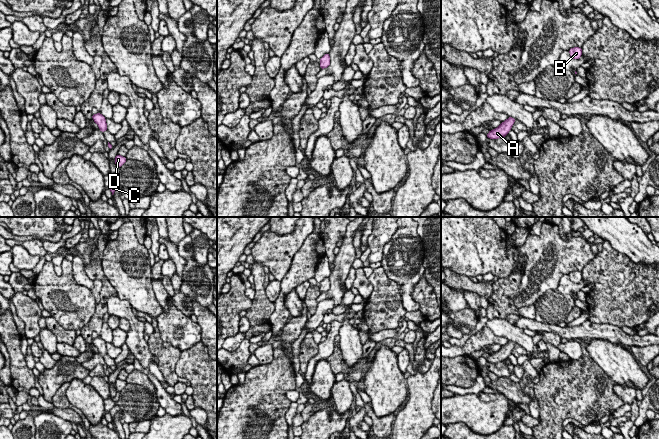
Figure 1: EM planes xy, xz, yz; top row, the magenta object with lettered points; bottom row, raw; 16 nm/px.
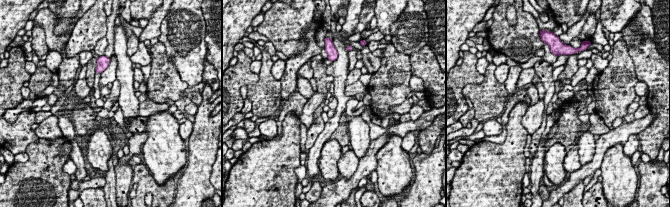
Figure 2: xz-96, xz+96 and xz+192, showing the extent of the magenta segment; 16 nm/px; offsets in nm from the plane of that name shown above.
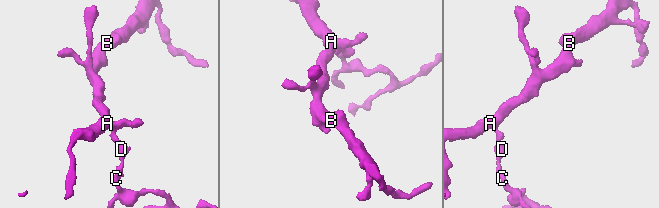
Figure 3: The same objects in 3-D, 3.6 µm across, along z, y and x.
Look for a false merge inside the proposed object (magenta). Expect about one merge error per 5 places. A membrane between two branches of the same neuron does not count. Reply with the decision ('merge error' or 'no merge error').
no merge error

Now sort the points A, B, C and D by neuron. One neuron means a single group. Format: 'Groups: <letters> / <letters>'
Groups: A B C D

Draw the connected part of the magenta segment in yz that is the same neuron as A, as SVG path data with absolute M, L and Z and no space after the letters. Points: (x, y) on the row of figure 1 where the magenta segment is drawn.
M508 117L508 119L502 122L500 126L494 130L490 130L486 137L490 139L505 138L511 130L515 120L515 118Z

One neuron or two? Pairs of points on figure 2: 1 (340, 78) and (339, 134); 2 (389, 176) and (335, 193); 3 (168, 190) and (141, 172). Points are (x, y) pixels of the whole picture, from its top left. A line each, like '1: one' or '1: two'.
1: two
2: two
3: one

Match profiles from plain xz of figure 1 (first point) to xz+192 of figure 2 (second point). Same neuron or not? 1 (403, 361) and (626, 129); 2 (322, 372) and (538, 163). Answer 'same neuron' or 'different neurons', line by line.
1: different neurons
2: different neurons

